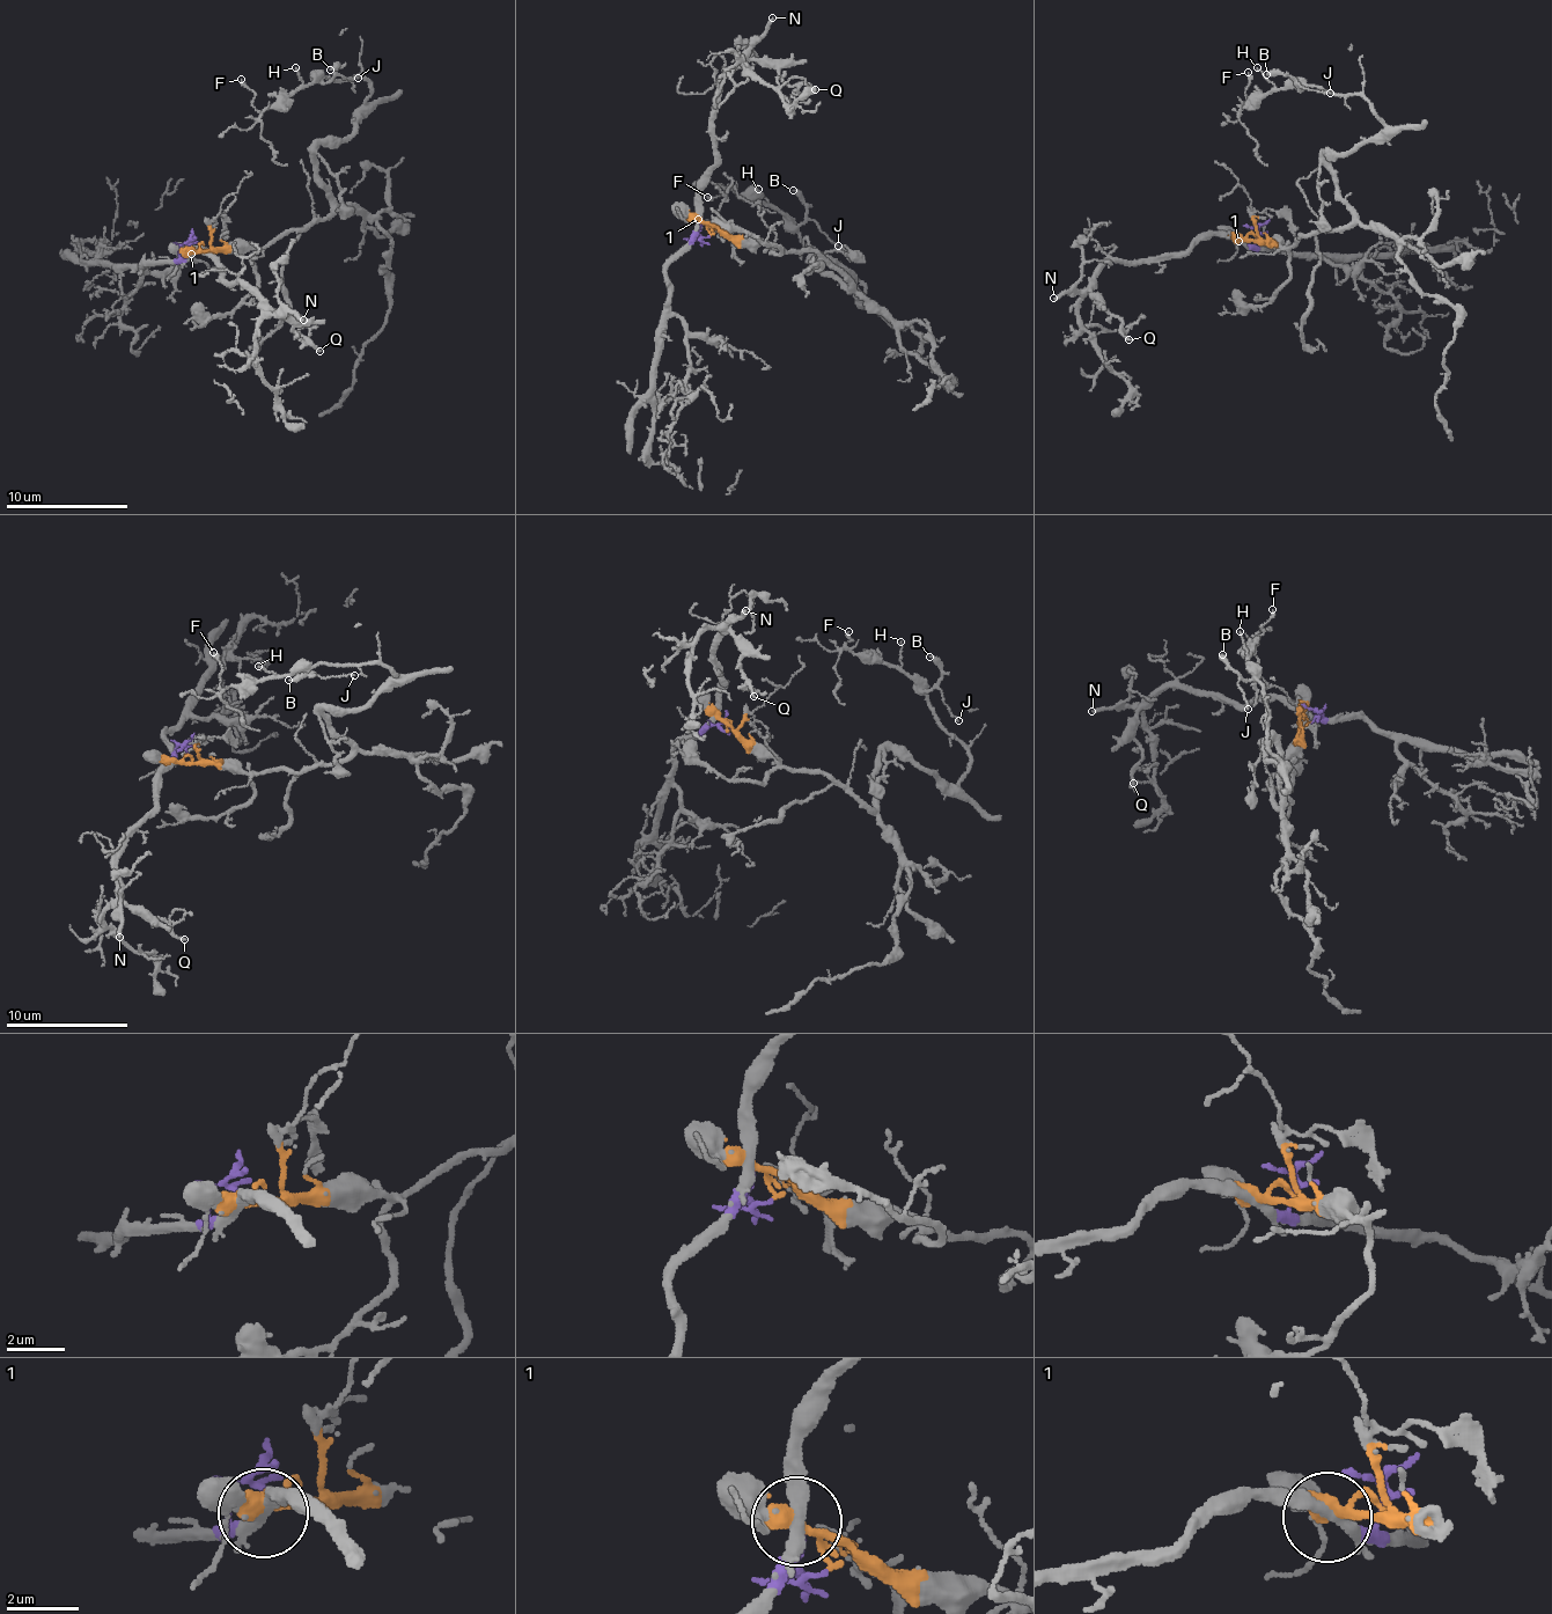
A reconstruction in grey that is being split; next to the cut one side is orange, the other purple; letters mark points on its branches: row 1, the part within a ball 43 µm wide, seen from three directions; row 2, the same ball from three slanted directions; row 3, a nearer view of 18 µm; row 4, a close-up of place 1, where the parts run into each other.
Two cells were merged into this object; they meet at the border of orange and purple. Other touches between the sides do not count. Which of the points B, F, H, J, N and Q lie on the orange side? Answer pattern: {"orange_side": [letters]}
{"orange_side": ["B", "F", "H", "J"]}

